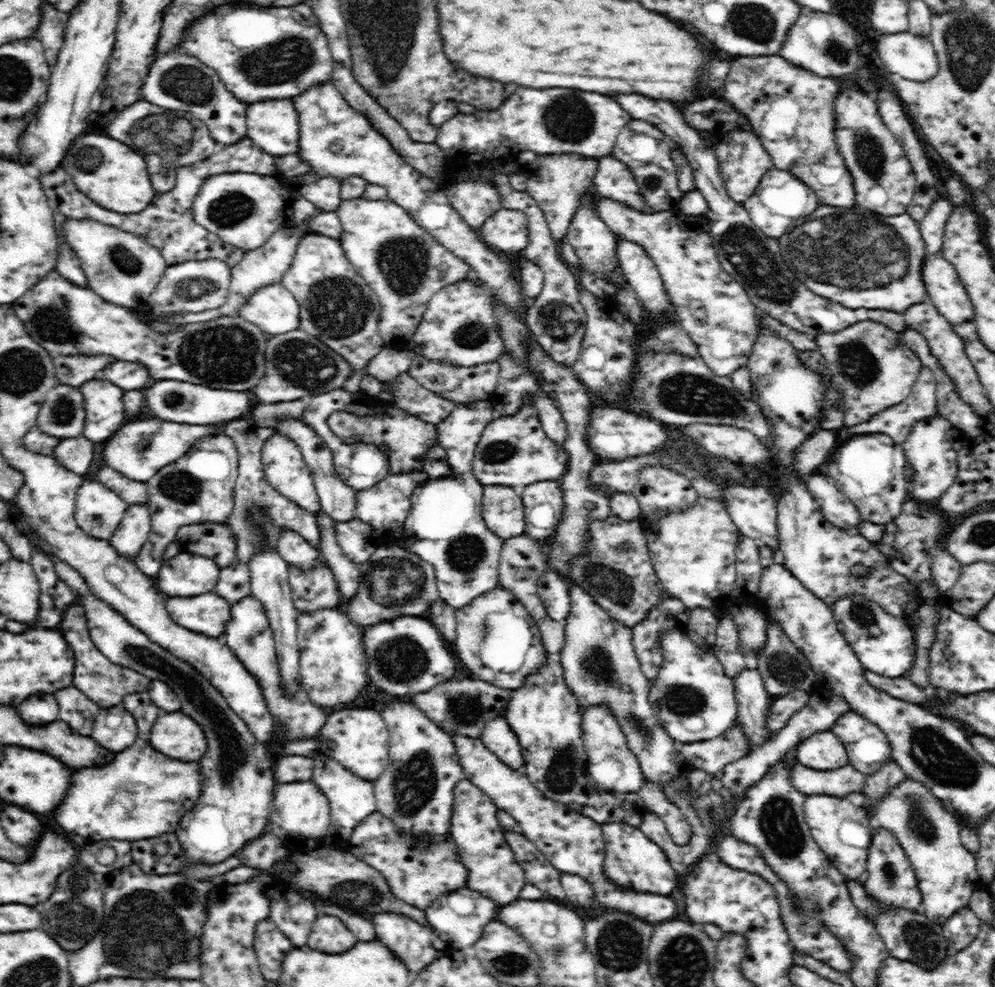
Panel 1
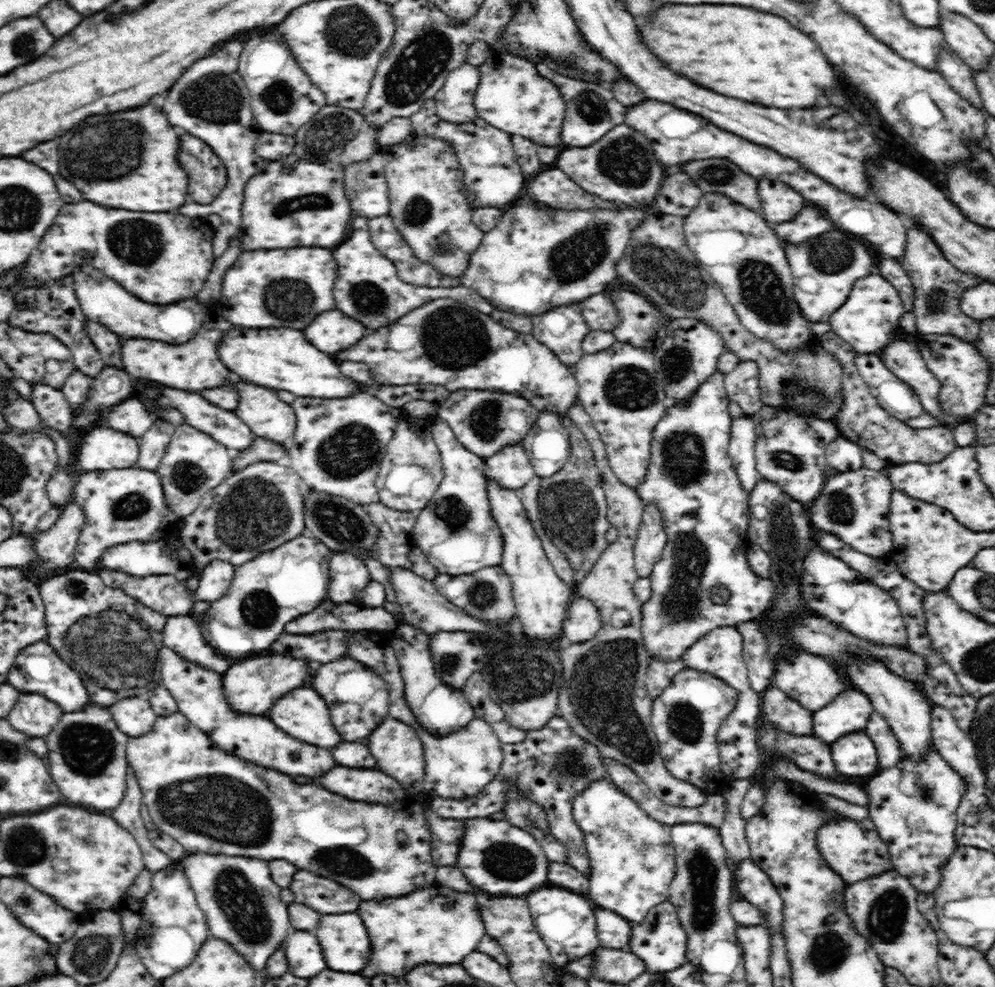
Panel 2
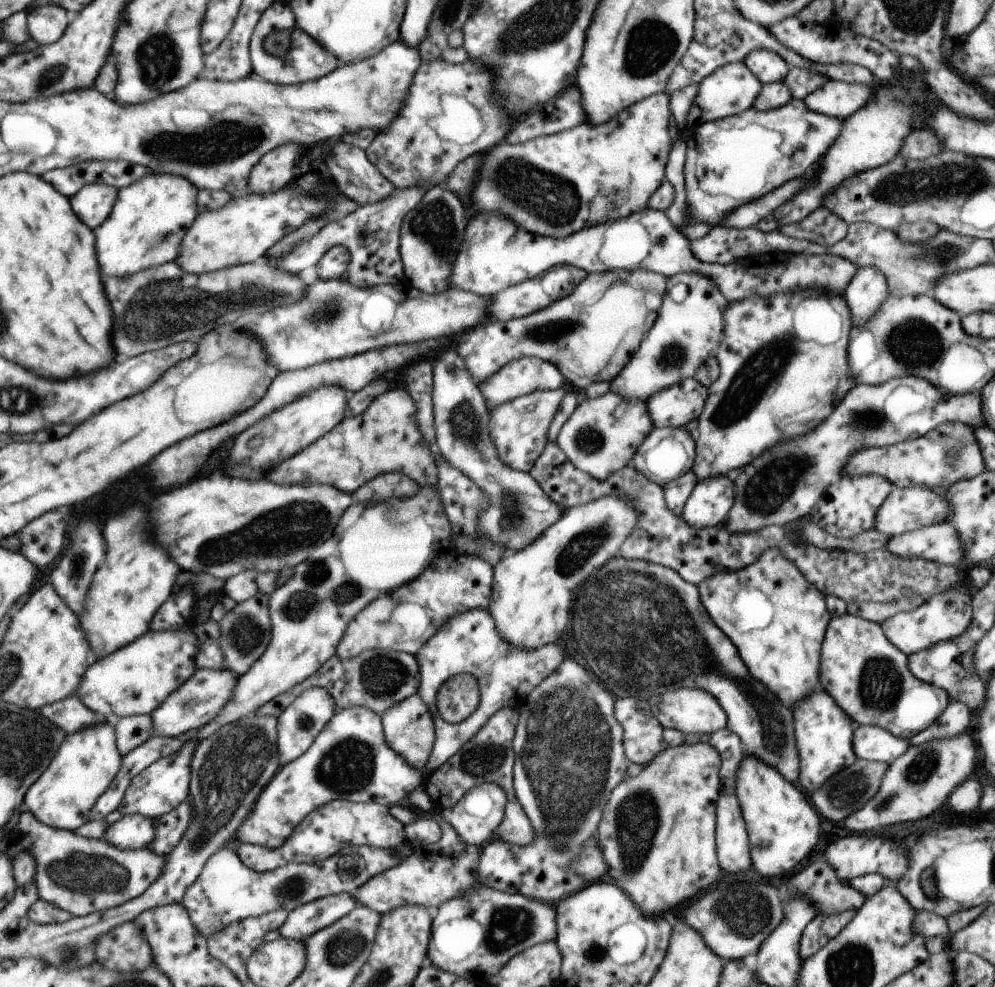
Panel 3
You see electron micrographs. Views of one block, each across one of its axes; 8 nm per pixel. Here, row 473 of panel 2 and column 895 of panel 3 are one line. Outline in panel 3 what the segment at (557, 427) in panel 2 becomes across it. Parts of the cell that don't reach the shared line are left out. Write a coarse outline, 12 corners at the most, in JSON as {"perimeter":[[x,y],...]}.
{"perimeter":[[947,522],[890,536],[907,560],[958,566],[967,554]]}

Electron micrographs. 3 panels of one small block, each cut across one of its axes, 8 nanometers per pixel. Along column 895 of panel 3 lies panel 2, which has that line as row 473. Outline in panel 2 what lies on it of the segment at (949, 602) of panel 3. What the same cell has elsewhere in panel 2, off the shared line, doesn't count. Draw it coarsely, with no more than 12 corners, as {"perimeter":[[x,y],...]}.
{"perimeter":[[616,341],[572,368],[612,472],[636,491],[668,408],[654,352]]}

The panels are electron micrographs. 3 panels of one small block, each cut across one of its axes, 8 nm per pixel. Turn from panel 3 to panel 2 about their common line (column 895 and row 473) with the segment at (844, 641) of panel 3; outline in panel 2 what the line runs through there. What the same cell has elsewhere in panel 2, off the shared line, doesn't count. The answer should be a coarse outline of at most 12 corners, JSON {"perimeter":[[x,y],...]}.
{"perimeter":[[716,372],[668,405],[648,474],[667,543],[640,630],[653,660],[754,620],[749,492]]}

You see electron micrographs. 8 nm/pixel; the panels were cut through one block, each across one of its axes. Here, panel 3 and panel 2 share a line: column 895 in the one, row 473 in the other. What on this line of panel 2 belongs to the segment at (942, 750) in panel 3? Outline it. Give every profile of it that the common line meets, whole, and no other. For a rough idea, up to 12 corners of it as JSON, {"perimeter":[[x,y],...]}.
{"perimeter":[[763,406],[755,467],[796,502],[823,492],[833,420]]}

